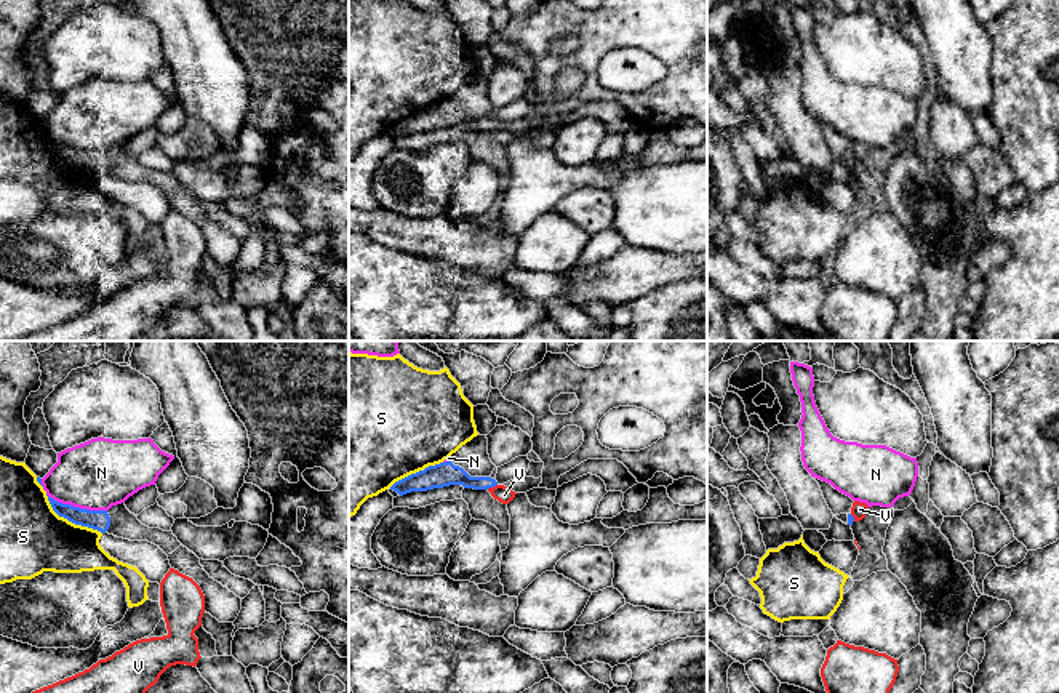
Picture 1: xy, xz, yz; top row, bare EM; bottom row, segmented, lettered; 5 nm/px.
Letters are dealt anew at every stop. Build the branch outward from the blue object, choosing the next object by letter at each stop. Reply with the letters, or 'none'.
none

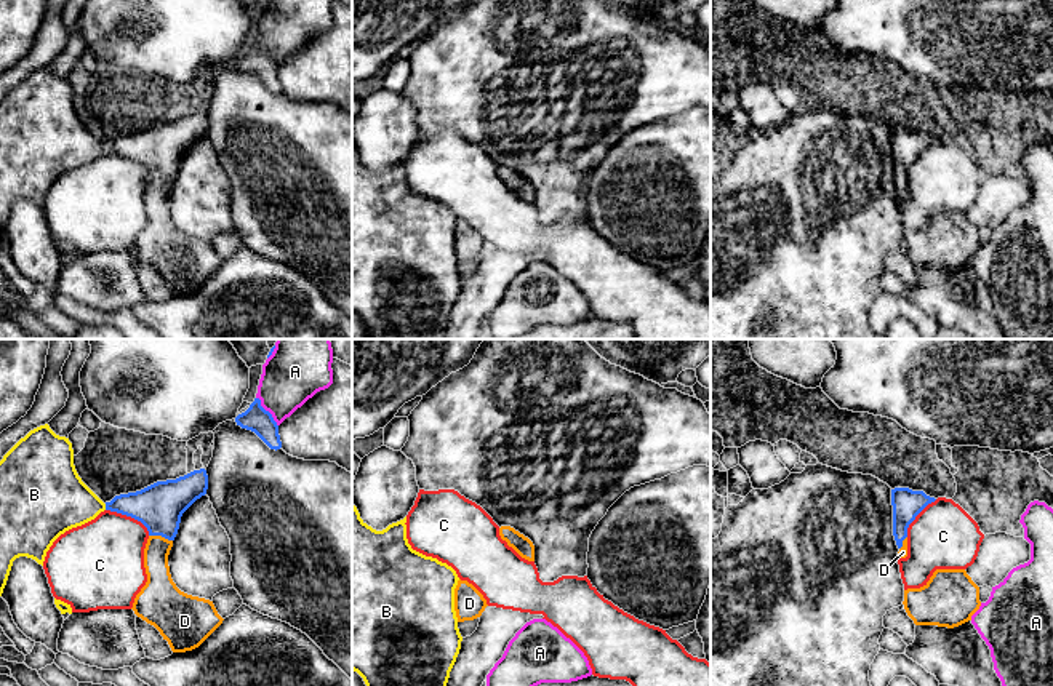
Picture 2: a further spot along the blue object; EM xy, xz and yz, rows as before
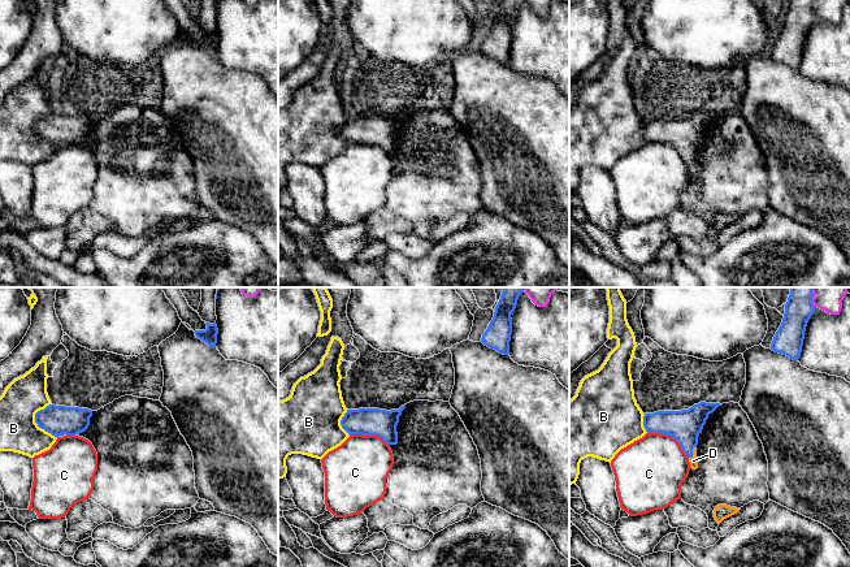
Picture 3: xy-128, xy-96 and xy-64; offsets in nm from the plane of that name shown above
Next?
D

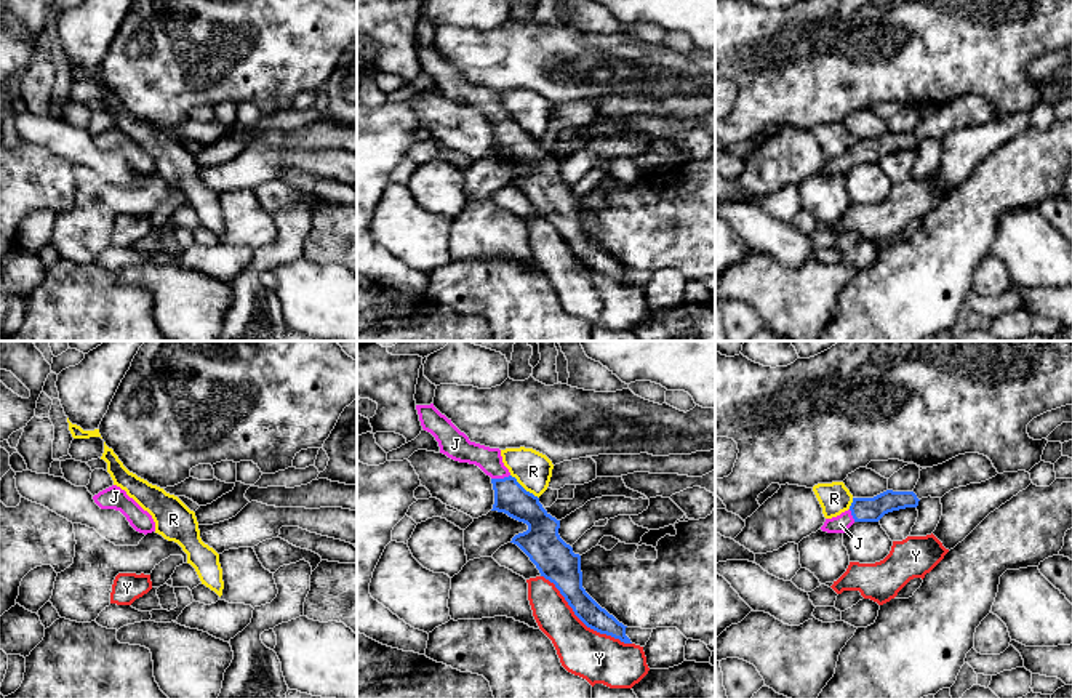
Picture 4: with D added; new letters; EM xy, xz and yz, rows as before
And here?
J

